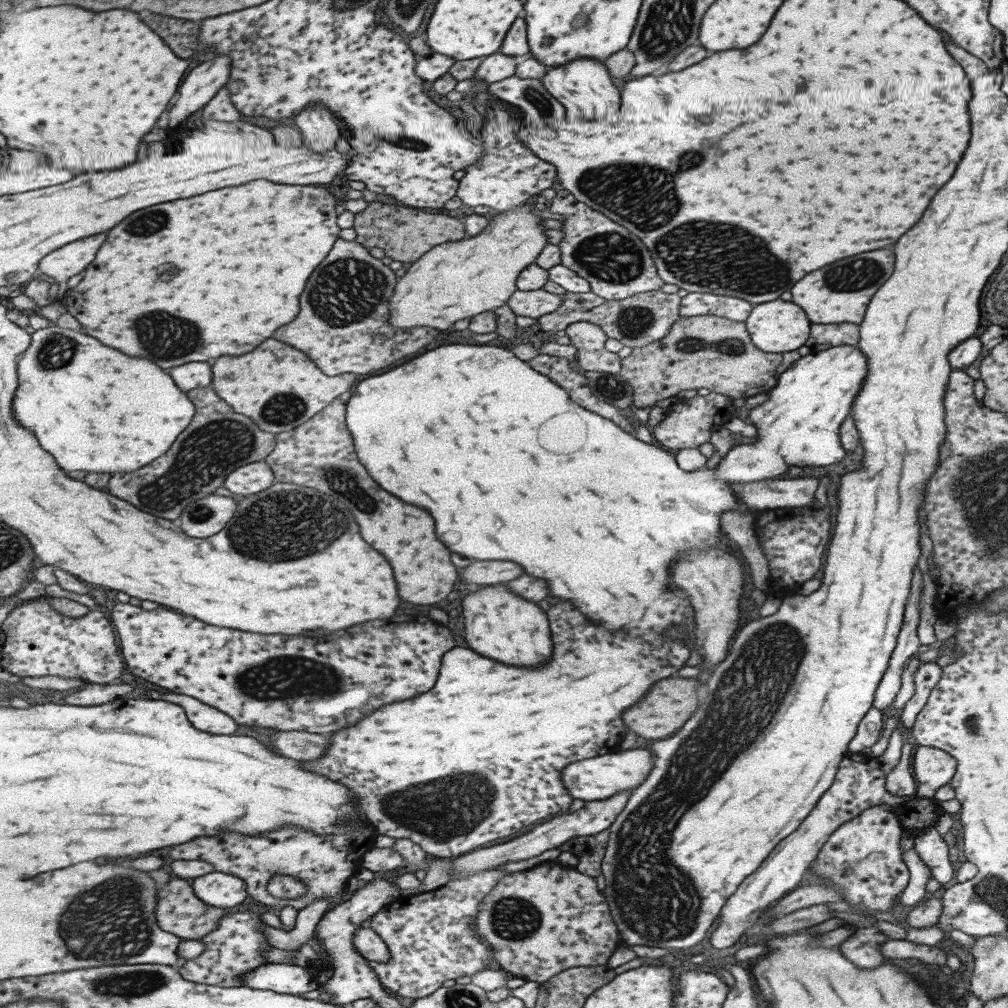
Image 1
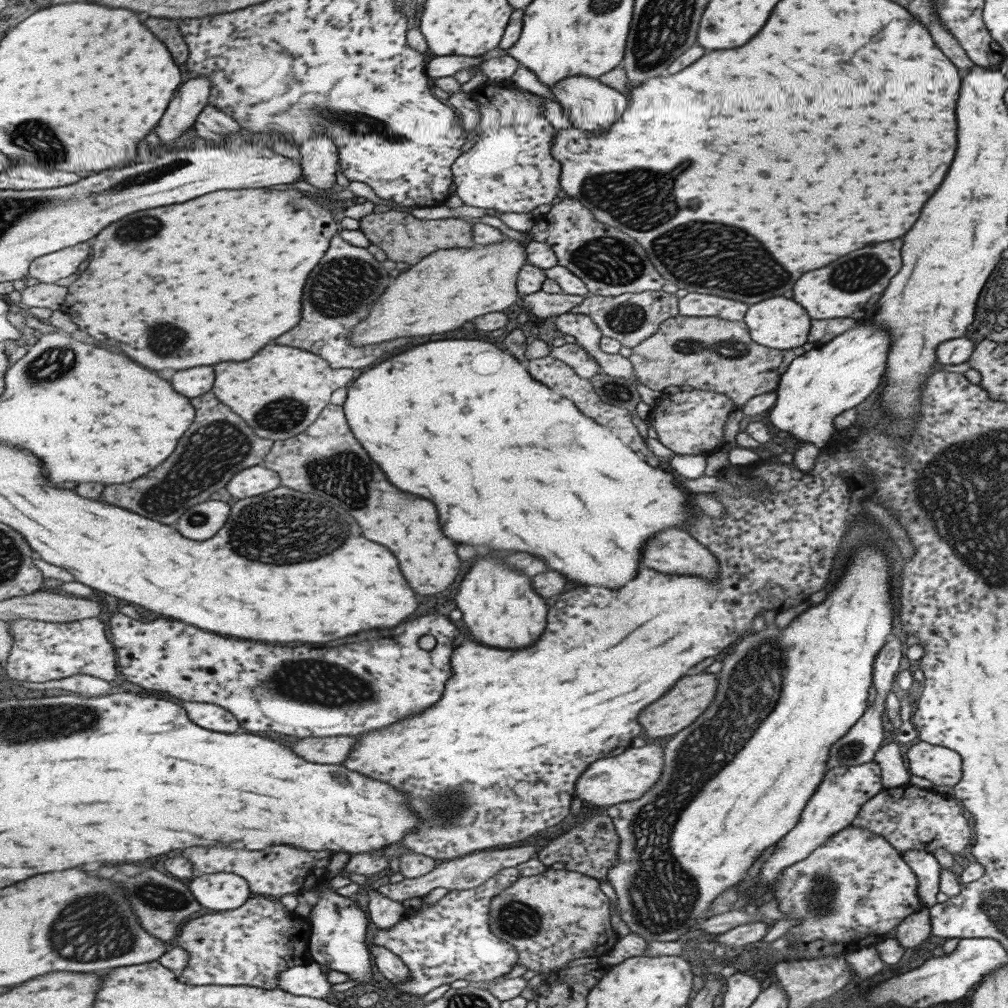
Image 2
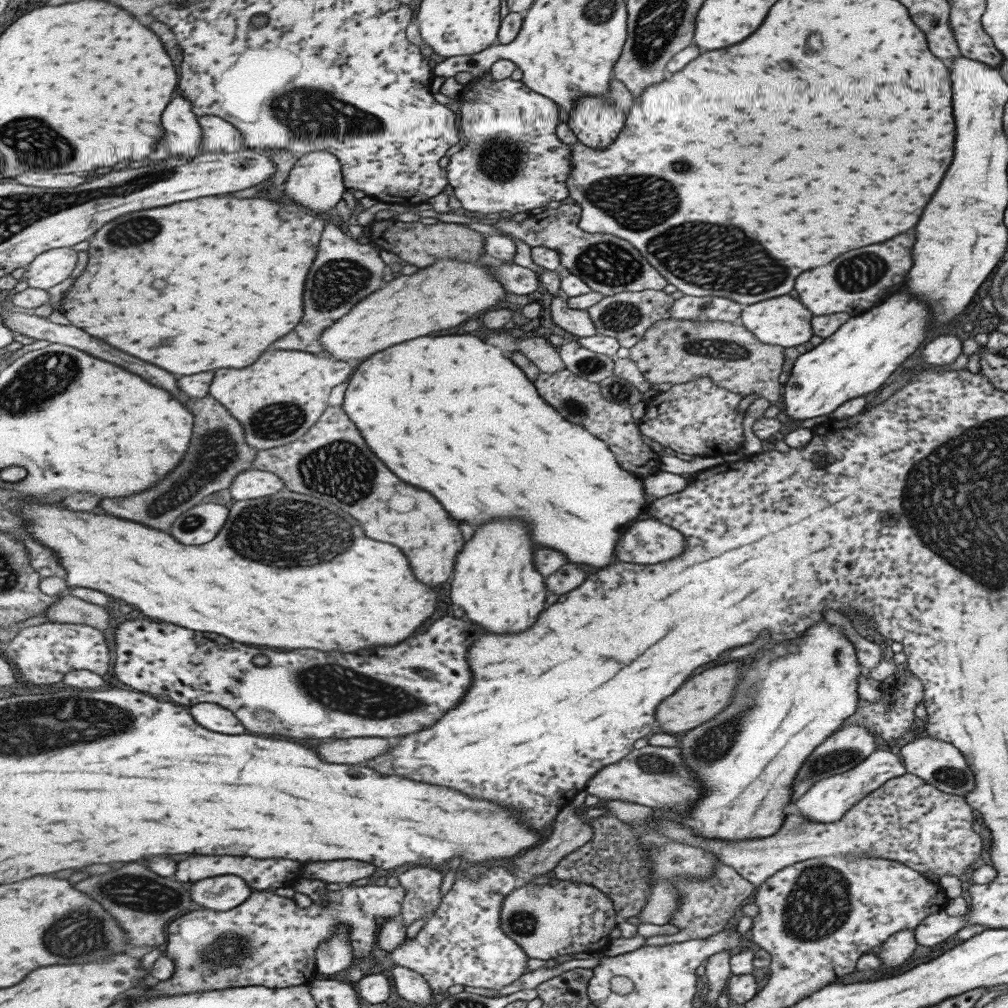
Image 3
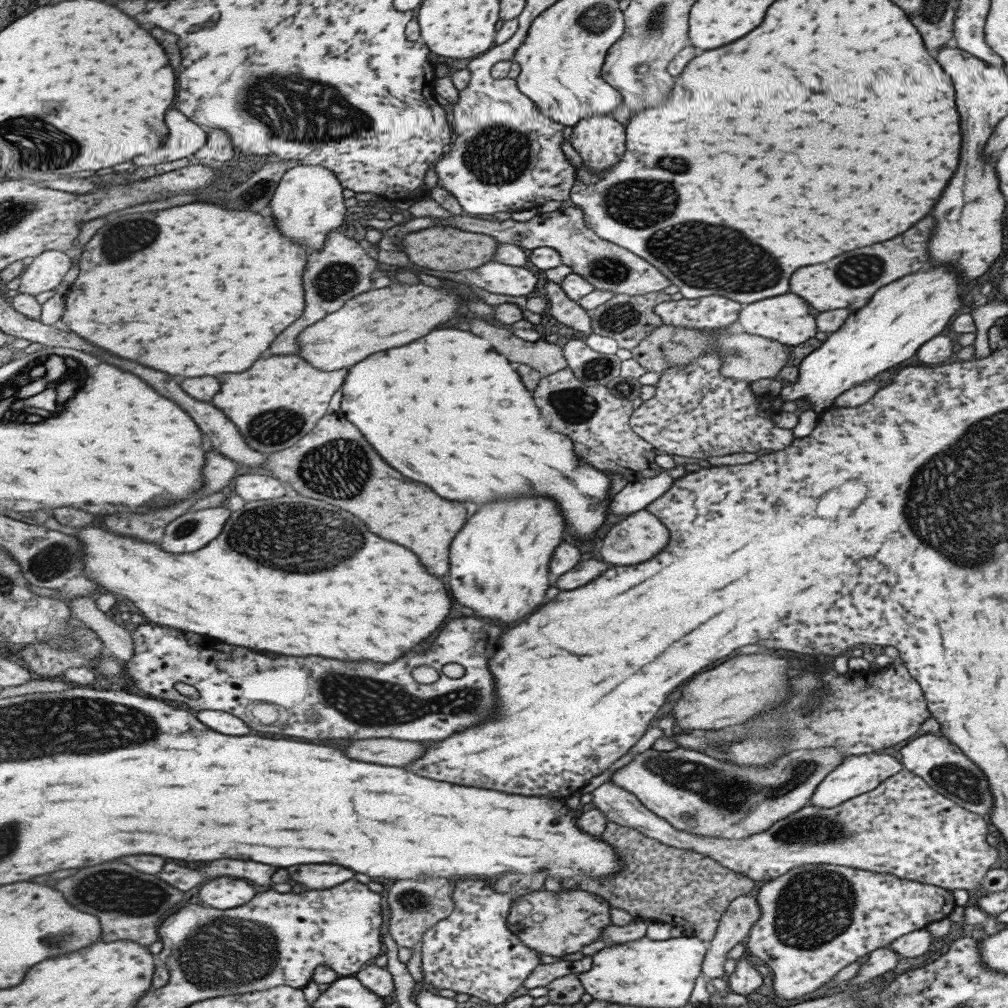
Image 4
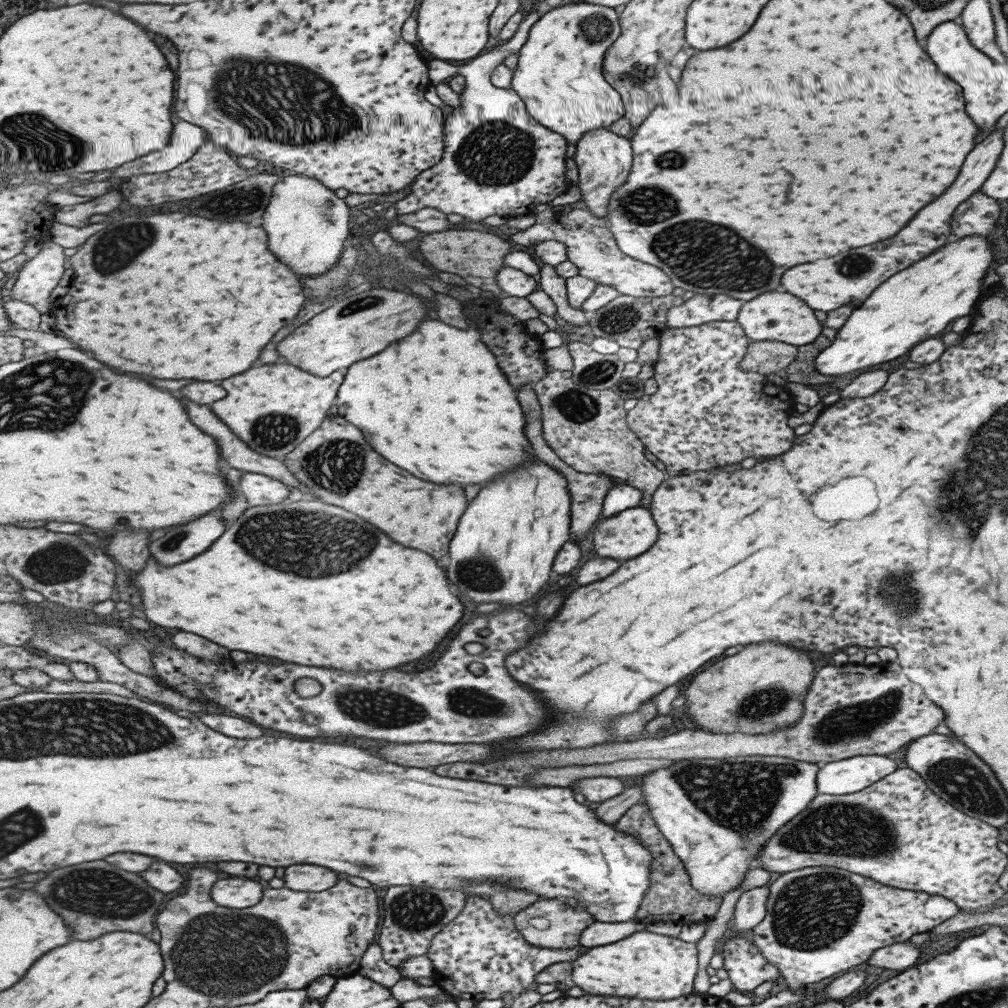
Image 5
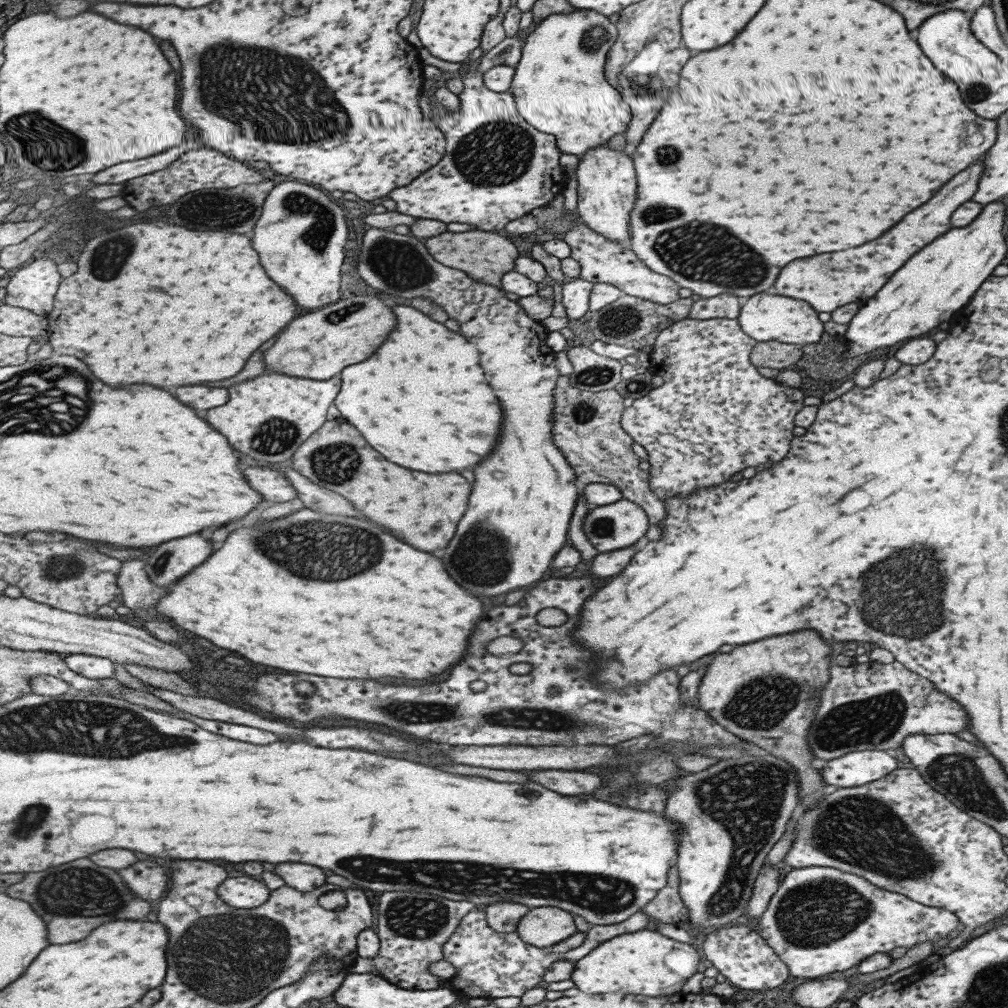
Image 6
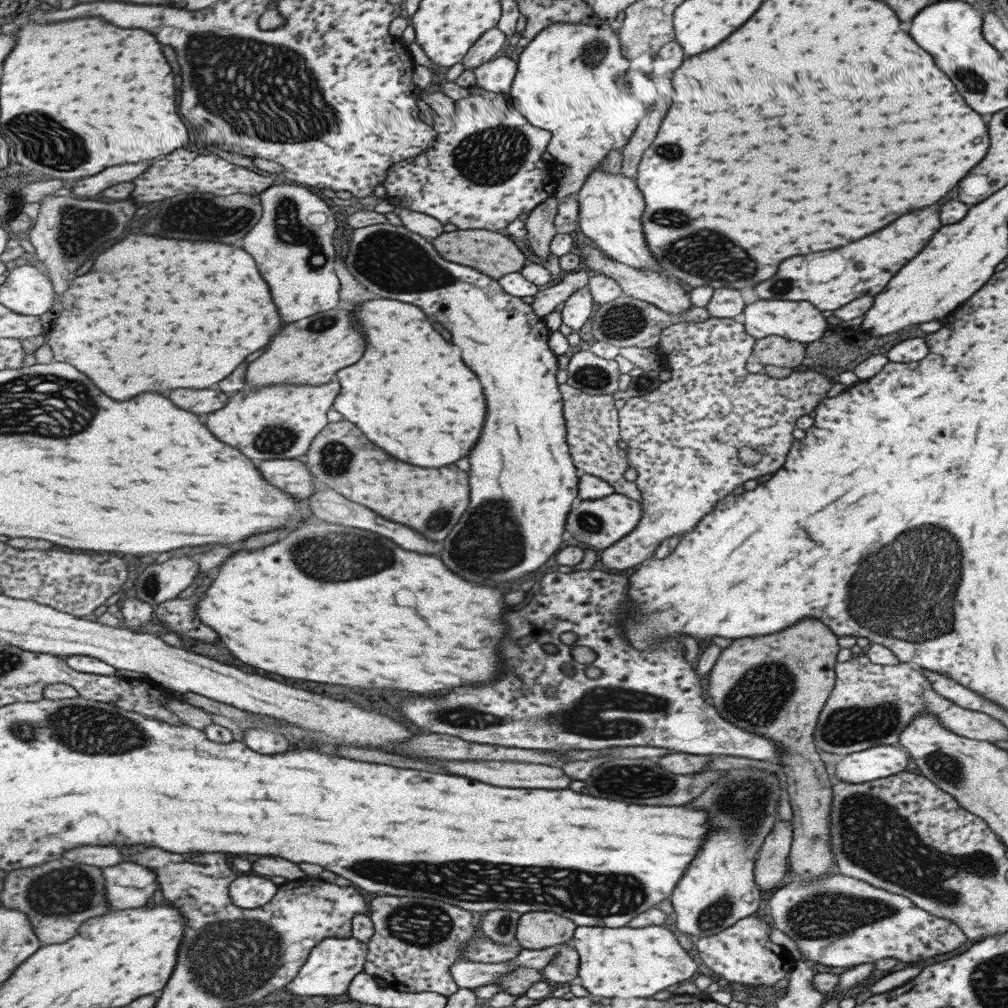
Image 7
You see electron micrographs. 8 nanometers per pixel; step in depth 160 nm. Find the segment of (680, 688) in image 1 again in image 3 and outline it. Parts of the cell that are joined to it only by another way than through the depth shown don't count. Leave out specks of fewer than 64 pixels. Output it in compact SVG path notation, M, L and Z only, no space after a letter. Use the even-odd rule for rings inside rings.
M727 662L723 666L715 666L709 668L697 676L693 676L693 680L689 680L689 684L685 684L685 688L681 688L681 692L673 692L671 700L665 700L665 704L661 704L661 708L657 708L657 722L661 724L663 733L667 732L687 732L707 720L711 720L721 708L725 708L725 704L729 704L731 696L733 696L733 688L735 688L735 680L739 678L741 672L741 664L737 662ZM667 716L667 722L665 722ZM667 726L667 730L665 730Z

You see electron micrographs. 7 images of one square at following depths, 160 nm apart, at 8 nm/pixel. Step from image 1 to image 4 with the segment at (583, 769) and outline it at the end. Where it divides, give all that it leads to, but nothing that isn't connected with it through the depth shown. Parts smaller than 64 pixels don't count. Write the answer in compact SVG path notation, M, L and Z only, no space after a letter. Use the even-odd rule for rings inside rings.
M823 747L815 749L813 751L799 750L799 751L789 751L783 753L778 759L774 760L772 765L767 765L765 768L763 765L753 766L741 765L730 763L729 761L722 761L718 759L717 756L706 755L705 753L695 752L693 750L684 750L681 748L676 748L669 752L659 752L657 750L652 750L651 748L639 753L635 758L627 765L621 767L615 773L613 773L609 781L613 781L615 784L622 786L625 790L632 792L635 796L639 797L639 800L647 807L652 809L657 816L664 817L673 828L677 830L682 830L683 832L692 832L697 836L715 836L717 838L733 838L741 839L746 836L751 836L752 834L757 834L758 832L763 832L766 828L769 828L777 820L785 818L790 814L793 814L796 810L803 808L808 804L815 787L823 780L823 777L832 771L845 757L839 749L835 747Z

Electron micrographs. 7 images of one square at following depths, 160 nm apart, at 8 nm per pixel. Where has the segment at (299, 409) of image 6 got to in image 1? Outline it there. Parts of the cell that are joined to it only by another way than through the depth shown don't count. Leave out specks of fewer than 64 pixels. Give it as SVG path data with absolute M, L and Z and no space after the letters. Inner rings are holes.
M273 338L251 354L219 358L213 372L213 386L221 392L221 398L237 412L253 416L253 420L261 424L261 429L275 435L305 424L357 384L356 374L329 376L313 360L309 360L305 352Z

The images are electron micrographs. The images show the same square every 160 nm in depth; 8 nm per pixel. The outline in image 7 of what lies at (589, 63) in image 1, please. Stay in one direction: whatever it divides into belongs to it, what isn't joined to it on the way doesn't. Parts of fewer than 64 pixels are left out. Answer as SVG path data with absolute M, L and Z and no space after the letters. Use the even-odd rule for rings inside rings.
M601 166L592 172L584 187L578 192L578 201L580 202L578 225L597 247L613 257L613 260L629 267L665 274L659 268L645 236L646 198L635 178L622 173L608 172Z

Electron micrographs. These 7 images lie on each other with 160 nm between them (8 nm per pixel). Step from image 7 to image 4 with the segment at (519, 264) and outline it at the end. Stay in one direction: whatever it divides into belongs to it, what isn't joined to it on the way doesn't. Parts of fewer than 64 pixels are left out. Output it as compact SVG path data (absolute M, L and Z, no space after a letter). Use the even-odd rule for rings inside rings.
M435 226L421 232L413 232L405 238L405 252L411 256L411 260L419 266L431 268L431 270L447 270L447 272L463 272L481 268L484 264L495 260L500 242L493 236L483 236L477 232L469 232L465 229L457 230L455 227ZM477 238L477 244L475 240Z

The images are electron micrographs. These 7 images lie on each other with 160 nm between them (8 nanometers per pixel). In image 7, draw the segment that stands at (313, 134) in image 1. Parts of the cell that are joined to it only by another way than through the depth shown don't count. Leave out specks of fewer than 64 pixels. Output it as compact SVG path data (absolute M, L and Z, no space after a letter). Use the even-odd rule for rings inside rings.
M293 183L291 185L273 185L260 194L264 208L263 218L259 224L245 236L243 248L253 252L257 264L261 264L261 272L265 272L265 280L273 288L273 300L277 300L277 308L281 308L283 322L297 322L304 318L335 308L339 304L339 278L335 274L335 232L339 228L333 210L307 186Z

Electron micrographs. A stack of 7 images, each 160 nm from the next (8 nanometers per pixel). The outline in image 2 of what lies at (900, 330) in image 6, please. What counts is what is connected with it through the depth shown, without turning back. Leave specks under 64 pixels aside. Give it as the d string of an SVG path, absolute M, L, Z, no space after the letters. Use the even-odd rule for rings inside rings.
M871 318L859 322L853 328L842 332L824 345L816 345L801 356L794 358L782 372L775 390L776 401L768 410L769 420L782 440L787 444L801 441L802 443L814 444L817 451L832 447L839 438L839 433L834 428L834 418L844 410L861 404L882 381L886 365L886 358L890 349L890 336L883 330L878 329Z

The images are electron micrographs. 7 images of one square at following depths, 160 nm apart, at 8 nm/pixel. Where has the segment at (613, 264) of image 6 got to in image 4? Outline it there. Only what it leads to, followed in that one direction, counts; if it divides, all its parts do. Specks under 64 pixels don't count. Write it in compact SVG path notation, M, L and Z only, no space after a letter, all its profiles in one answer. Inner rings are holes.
M573 202L571 204L565 204L565 208L561 207L561 209L559 208L557 211L537 214L533 218L524 222L518 222L511 218L506 219L505 221L492 221L480 218L469 218L469 216L435 218L435 220L441 220L441 224L447 224L447 226L455 228L463 228L469 232L489 234L489 236L496 238L500 244L516 244L523 248L530 249L531 251L541 247L554 248L562 254L563 264L569 265L572 268L573 273L583 275L583 278L586 278L599 290L608 290L616 294L641 296L662 291L663 288L667 288L667 286L670 285L669 280L659 272L659 269L654 268L651 262L641 258L641 256L637 256L637 254L623 248L621 245L615 244L613 241L605 240L604 237L600 237L588 225L588 220L585 220L585 211Z

